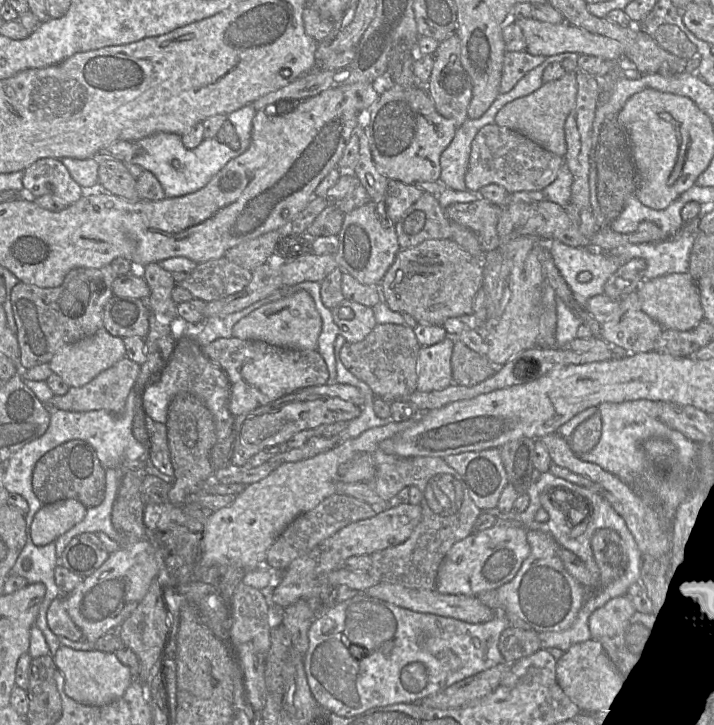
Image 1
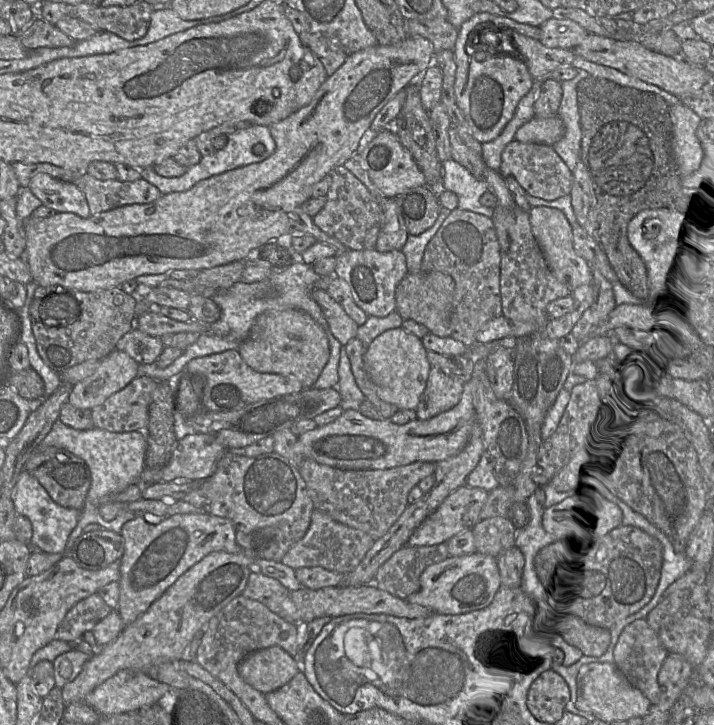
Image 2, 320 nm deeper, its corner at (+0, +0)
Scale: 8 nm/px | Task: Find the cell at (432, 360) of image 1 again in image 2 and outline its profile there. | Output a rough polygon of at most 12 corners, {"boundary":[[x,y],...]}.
{"boundary":[[431,367],[416,408],[428,420],[455,407],[464,383]]}

